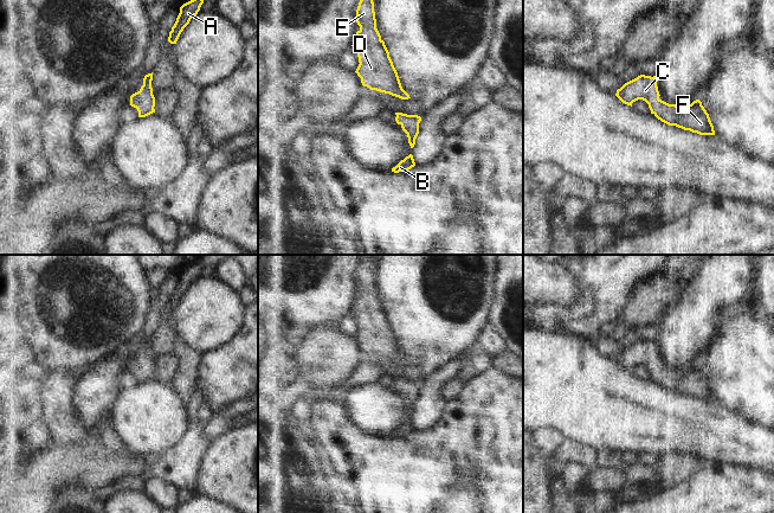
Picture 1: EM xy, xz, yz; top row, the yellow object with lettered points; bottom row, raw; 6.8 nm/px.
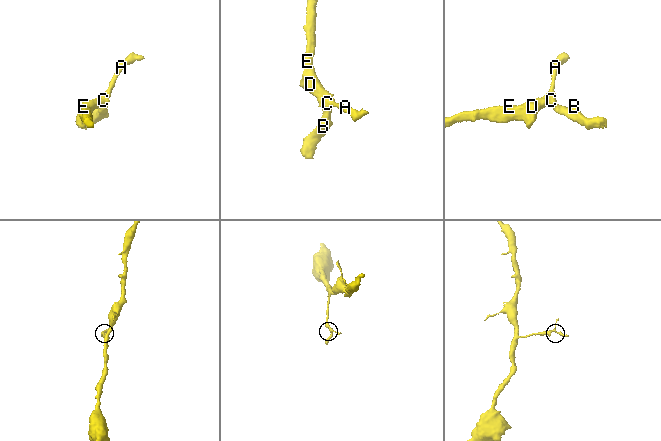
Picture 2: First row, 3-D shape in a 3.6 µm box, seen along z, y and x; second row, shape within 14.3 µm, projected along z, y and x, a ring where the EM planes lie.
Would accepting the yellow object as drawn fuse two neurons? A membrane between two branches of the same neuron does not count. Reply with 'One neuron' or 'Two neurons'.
One neuron

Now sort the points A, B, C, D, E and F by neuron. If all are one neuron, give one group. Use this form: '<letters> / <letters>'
A B C D E F

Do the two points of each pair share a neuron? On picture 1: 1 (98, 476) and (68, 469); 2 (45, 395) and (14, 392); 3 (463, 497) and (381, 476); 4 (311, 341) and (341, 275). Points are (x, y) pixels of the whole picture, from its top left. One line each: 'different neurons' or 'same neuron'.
1: same neuron
2: different neurons
3: different neurons
4: different neurons

